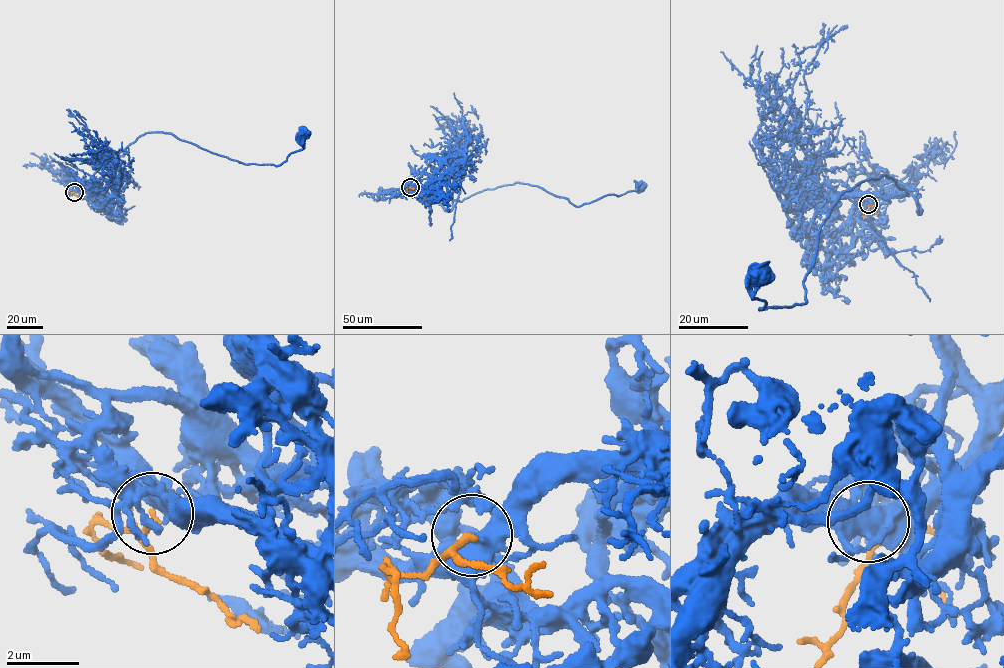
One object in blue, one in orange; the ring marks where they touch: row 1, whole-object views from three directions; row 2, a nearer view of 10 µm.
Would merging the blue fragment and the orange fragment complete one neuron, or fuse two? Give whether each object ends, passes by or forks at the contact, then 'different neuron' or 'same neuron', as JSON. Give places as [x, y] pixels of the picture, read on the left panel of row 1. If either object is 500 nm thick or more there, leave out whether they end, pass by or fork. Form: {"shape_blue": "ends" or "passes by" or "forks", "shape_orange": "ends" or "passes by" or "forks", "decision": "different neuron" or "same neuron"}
{"shape_blue": "forks", "shape_orange": "passes by", "decision": "same neuron"}

